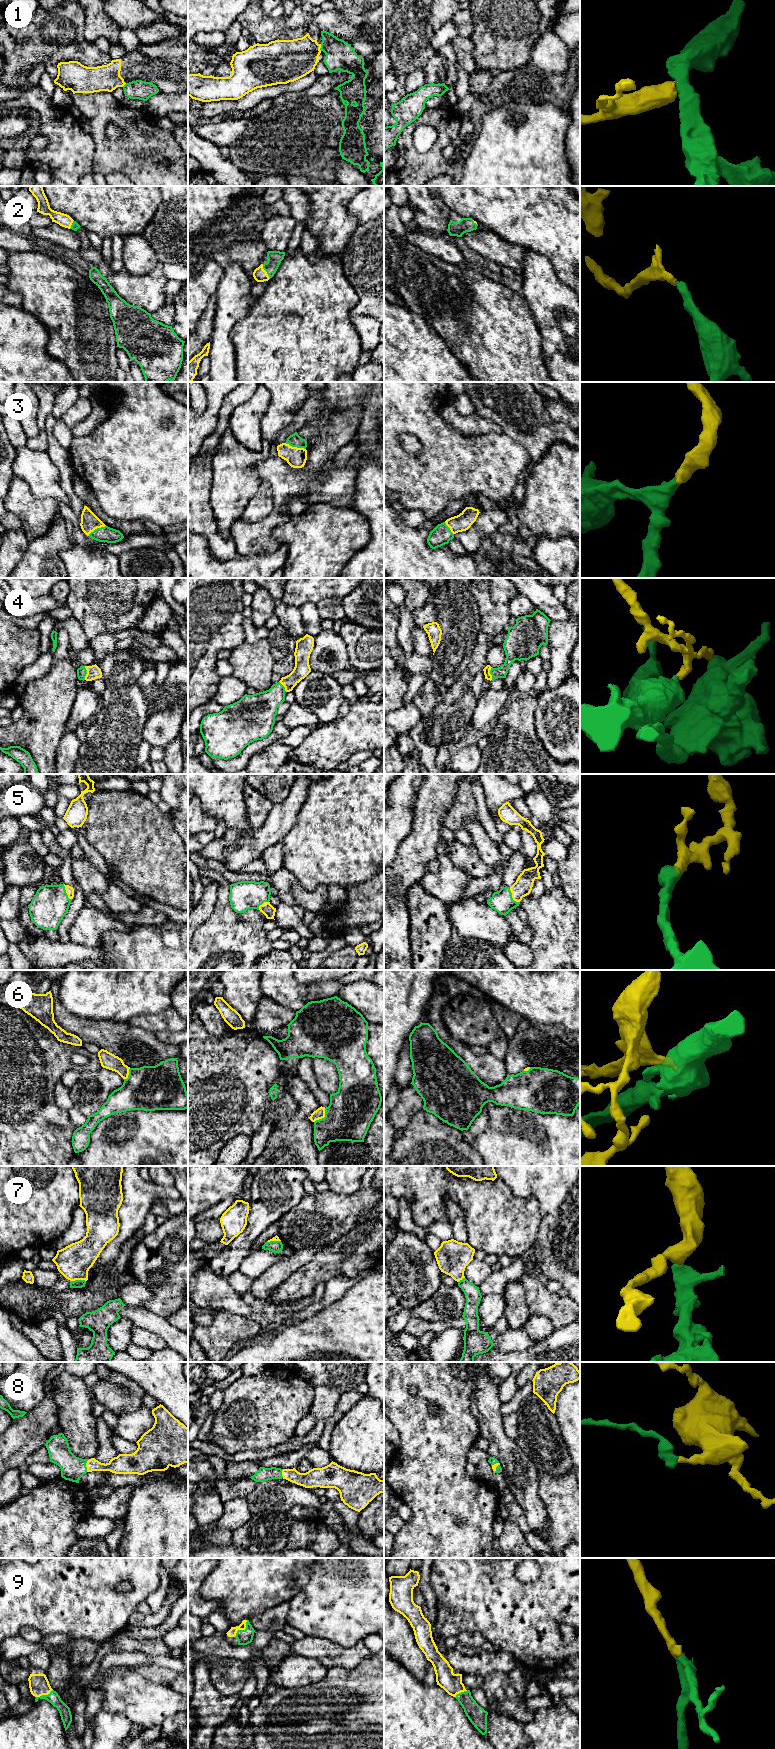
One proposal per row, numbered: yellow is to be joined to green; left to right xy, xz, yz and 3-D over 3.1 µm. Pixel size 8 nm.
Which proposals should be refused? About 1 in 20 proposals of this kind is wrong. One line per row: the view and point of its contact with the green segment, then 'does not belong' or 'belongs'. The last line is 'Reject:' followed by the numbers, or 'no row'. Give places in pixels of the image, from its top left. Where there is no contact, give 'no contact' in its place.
1: meets green in xz at (321, 47); belongs
2: meets green in xz at (265, 270); belongs
3: meets green in xz at (295, 446); belongs
4: meets green in xy at (86, 673); belongs
5: meets green in yz at (511, 896); belongs
6: meets green in xz at (324, 1117); belongs
7: meets green in xy at (77, 1280); does not belong
8: meets green in xy at (85, 1465); belongs
9: meets green in xz at (242, 1630); belongs
Reject: 7

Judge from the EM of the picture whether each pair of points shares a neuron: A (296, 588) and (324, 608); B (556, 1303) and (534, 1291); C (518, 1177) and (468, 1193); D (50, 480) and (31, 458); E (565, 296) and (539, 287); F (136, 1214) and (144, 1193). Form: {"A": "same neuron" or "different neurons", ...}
{"A": "different neurons", "B": "same neuron", "C": "different neurons", "D": "same neuron", "E": "same neuron", "F": "same neuron"}

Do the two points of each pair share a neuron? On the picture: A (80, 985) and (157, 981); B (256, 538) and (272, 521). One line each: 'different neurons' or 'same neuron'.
A: same neuron
B: same neuron

